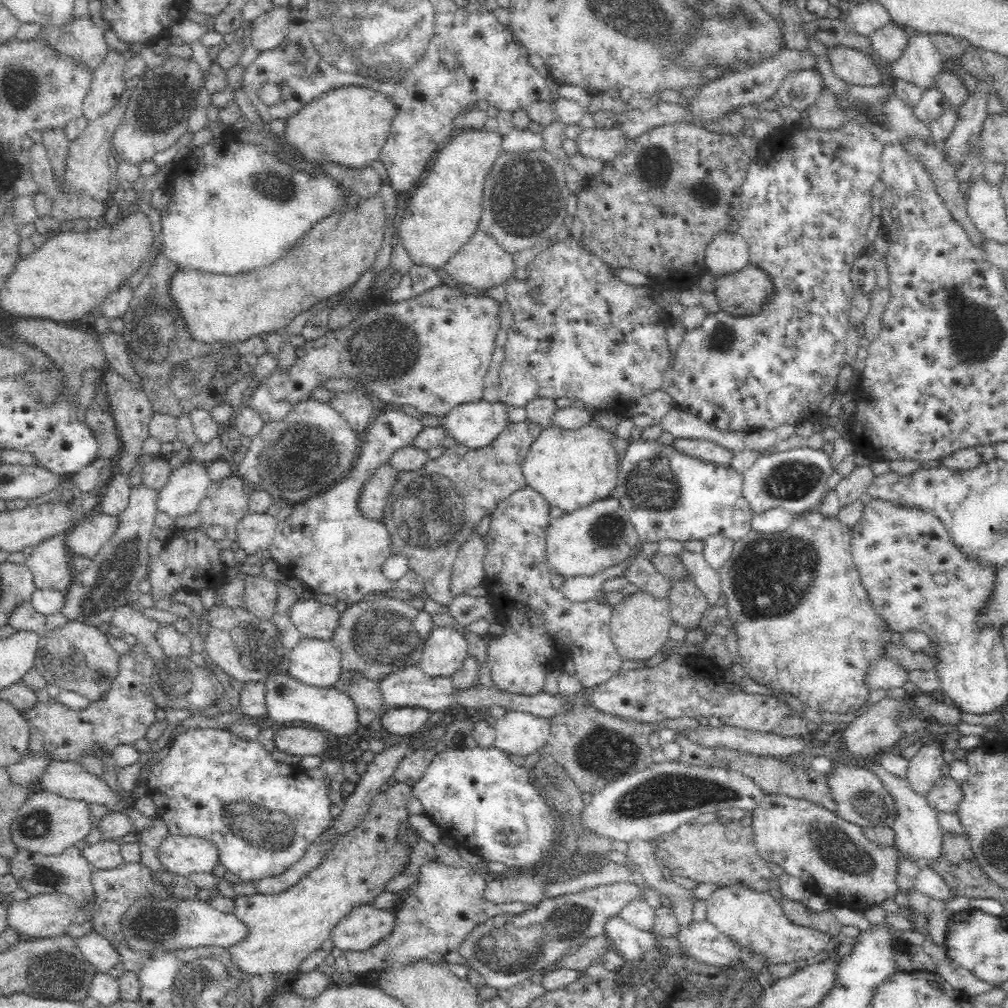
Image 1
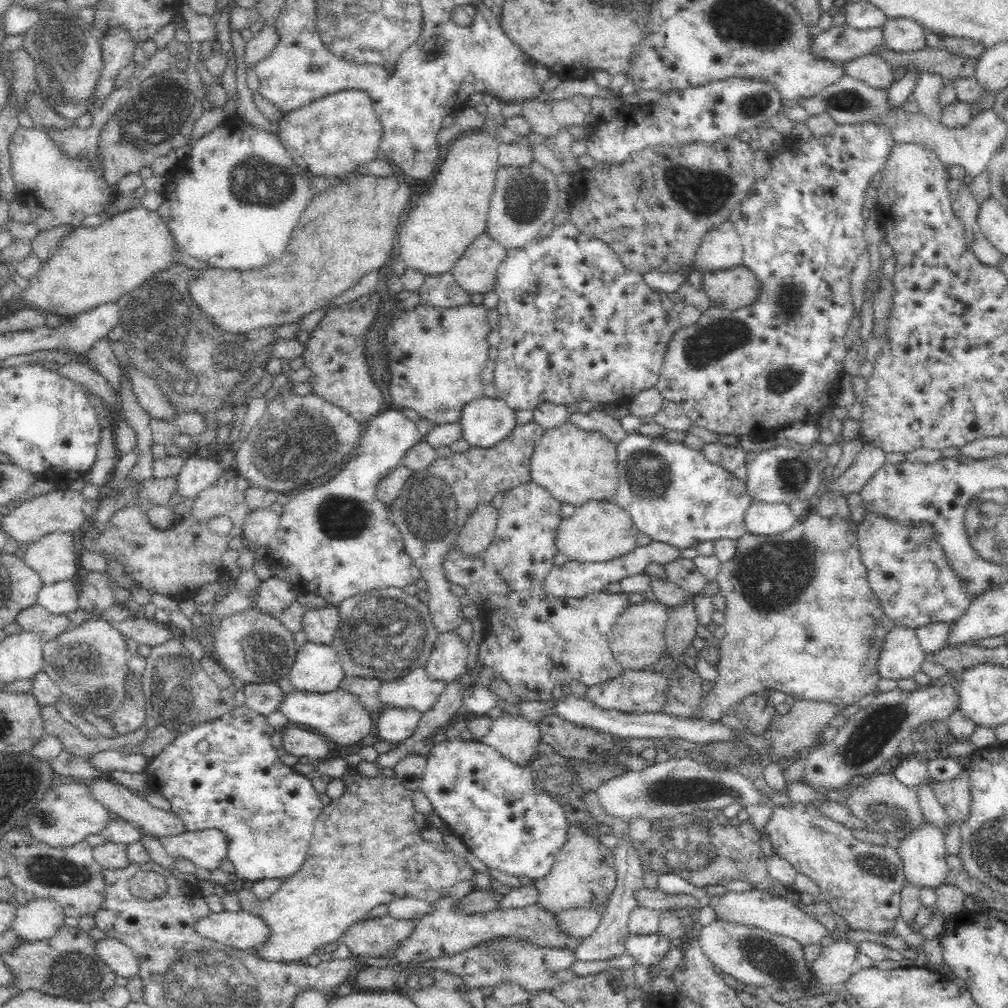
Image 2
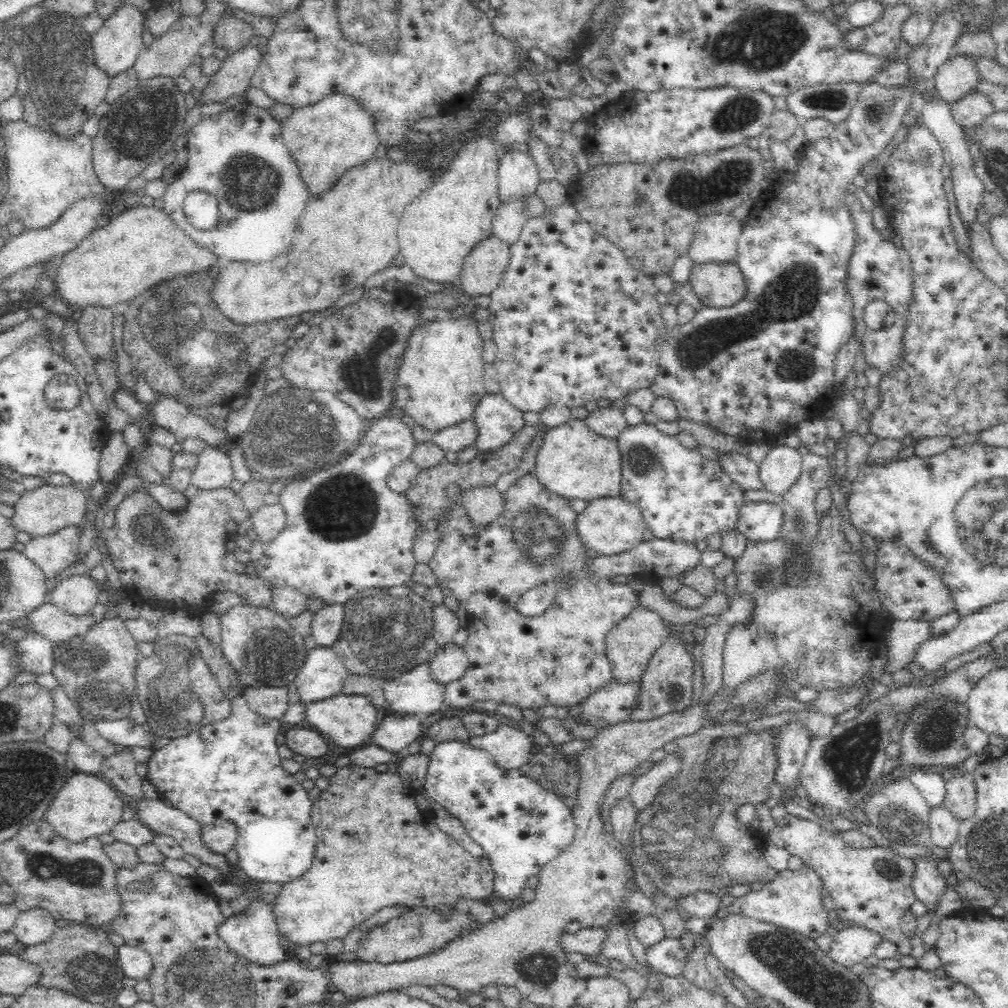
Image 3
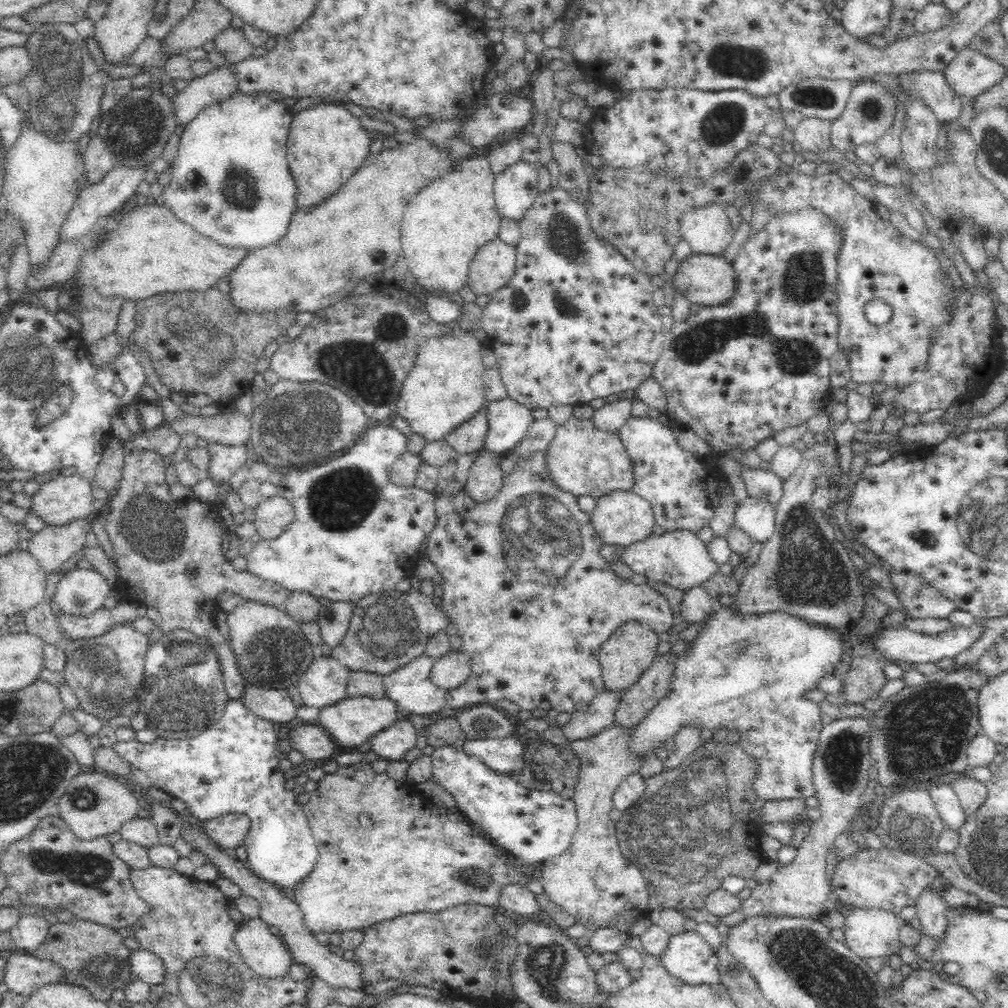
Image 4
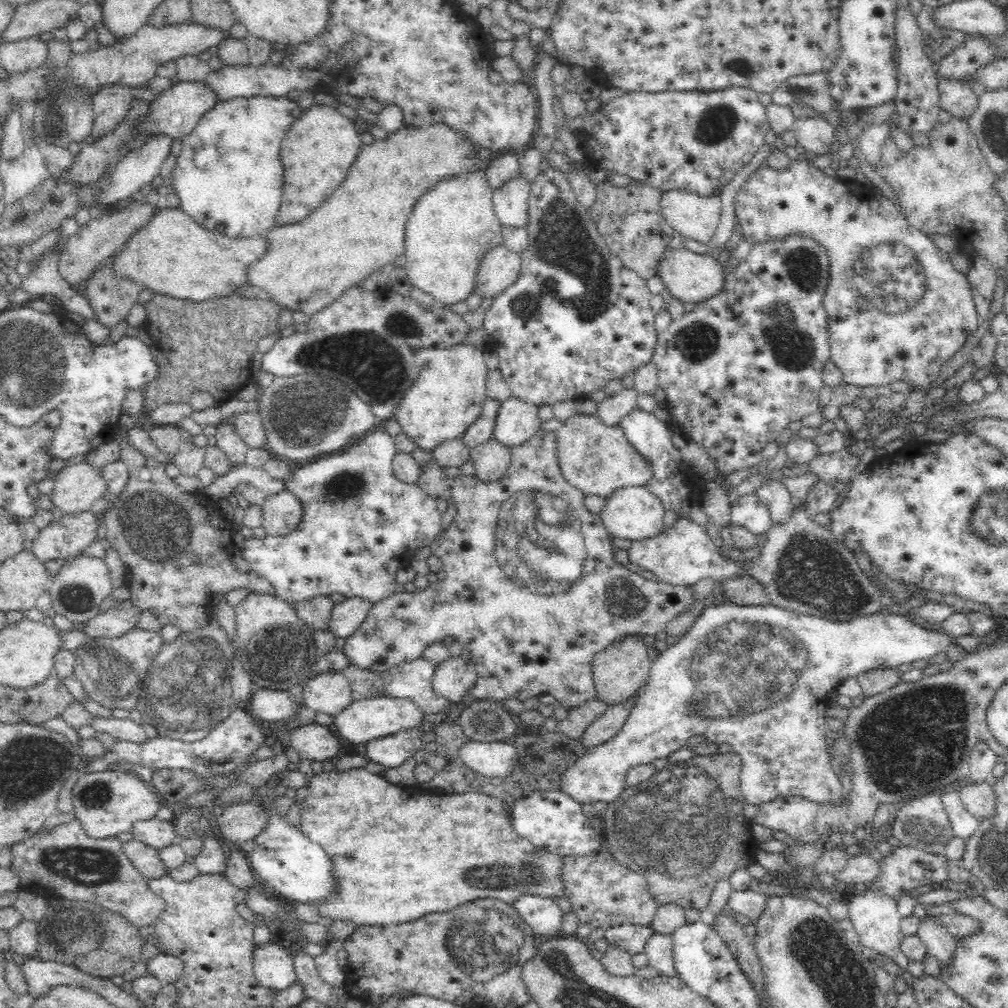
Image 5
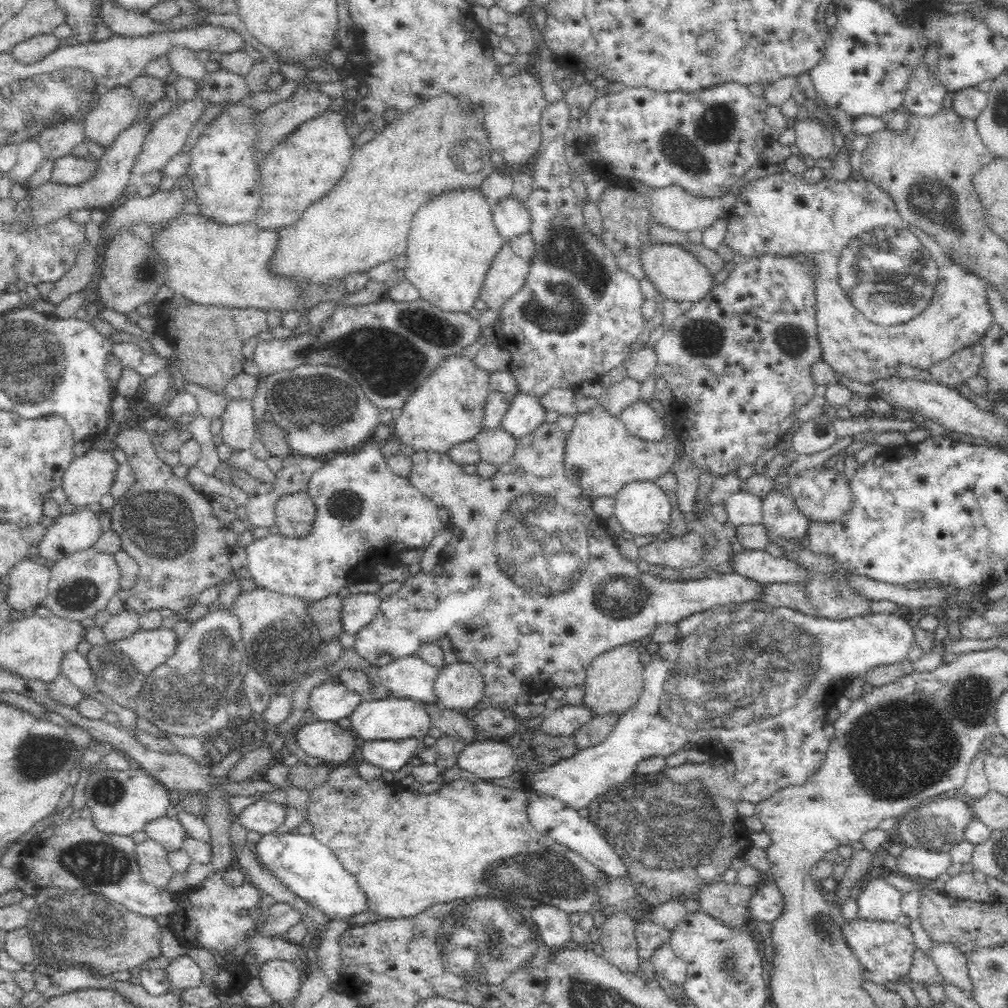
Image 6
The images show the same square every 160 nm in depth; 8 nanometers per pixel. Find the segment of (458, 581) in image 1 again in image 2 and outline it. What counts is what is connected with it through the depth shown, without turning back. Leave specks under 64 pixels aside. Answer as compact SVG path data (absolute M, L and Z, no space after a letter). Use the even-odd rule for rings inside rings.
M491 503L478 506L478 510L466 520L464 530L458 535L457 547L460 555L478 558L486 552L494 539L499 512Z

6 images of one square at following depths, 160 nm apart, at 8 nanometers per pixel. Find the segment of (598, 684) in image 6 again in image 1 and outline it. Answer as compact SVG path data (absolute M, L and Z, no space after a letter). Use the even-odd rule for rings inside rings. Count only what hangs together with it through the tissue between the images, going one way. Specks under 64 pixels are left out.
M638 590L612 606L611 641L616 645L617 653L623 660L644 661L652 658L664 646L672 624L669 598L667 596L658 598L654 594Z

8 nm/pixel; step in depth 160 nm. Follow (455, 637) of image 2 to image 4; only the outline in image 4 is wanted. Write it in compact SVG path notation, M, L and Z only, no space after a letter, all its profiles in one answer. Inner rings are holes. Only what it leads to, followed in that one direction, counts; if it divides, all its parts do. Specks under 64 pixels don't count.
M452 650L446 652L433 661L430 680L444 689L456 688L468 680L471 673L471 660L461 651Z

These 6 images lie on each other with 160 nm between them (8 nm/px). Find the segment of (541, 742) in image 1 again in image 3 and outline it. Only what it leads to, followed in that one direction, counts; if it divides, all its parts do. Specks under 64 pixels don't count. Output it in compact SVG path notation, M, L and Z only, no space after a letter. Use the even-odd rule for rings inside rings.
M514 724L500 725L494 732L474 736L467 740L472 746L486 750L498 767L512 770L527 764L533 756L533 743L529 735Z

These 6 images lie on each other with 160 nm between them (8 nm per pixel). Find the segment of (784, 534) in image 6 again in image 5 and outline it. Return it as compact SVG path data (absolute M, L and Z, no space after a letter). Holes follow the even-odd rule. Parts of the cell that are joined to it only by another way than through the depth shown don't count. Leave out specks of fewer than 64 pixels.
M765 478L764 481L755 496L769 509L773 524L785 524L792 515L794 499L781 479Z

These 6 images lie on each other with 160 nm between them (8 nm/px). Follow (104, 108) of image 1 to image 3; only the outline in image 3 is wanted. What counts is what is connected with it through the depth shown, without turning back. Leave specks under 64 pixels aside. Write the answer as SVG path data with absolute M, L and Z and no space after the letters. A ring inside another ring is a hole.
M132 4L122 6L118 12L114 12L98 33L91 36L91 45L95 53L95 62L108 77L125 72L134 67L138 55L146 48L143 41L143 14Z

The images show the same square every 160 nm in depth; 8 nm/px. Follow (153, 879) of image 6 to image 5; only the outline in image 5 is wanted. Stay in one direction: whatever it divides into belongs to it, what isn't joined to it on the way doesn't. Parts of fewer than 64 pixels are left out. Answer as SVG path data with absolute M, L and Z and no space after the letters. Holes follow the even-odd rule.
M134 838L122 844L122 851L145 878L160 878L164 872L168 871L166 865L162 864L158 857L158 849Z

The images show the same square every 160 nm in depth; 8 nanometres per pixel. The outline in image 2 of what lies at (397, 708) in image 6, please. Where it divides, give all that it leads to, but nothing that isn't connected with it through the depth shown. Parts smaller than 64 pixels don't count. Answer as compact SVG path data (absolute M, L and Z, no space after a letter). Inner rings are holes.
M338 688L326 693L306 692L293 689L282 694L282 700L278 702L276 710L288 717L290 724L306 724L310 728L328 737L340 746L350 746L362 740L370 734L372 717L366 711L358 696Z

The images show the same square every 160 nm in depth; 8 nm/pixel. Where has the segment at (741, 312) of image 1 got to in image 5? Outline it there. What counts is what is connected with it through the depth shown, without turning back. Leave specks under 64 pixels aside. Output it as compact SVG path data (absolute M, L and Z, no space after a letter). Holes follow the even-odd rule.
M682 247L671 250L667 248L657 268L658 275L673 298L682 302L699 303L718 294L725 284L727 267L711 255L700 254Z

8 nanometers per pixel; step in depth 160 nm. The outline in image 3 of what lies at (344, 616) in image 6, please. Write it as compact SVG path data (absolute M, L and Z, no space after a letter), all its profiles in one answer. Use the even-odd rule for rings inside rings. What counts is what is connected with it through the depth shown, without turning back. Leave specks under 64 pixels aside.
M325 603L313 614L311 636L317 645L331 647L338 640L344 623L344 605Z

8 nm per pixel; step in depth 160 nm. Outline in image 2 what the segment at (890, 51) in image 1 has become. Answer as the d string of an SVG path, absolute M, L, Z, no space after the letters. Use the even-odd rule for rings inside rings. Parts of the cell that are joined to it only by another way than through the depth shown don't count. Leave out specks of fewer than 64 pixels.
M887 18L881 27L884 47L896 52L912 52L926 47L928 31L909 18Z

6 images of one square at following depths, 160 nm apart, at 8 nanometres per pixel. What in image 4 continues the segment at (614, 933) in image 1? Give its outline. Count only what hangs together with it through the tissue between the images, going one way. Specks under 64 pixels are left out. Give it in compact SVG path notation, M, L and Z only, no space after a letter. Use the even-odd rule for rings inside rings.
M696 931L670 935L659 964L675 978L692 986L719 984L717 953Z

